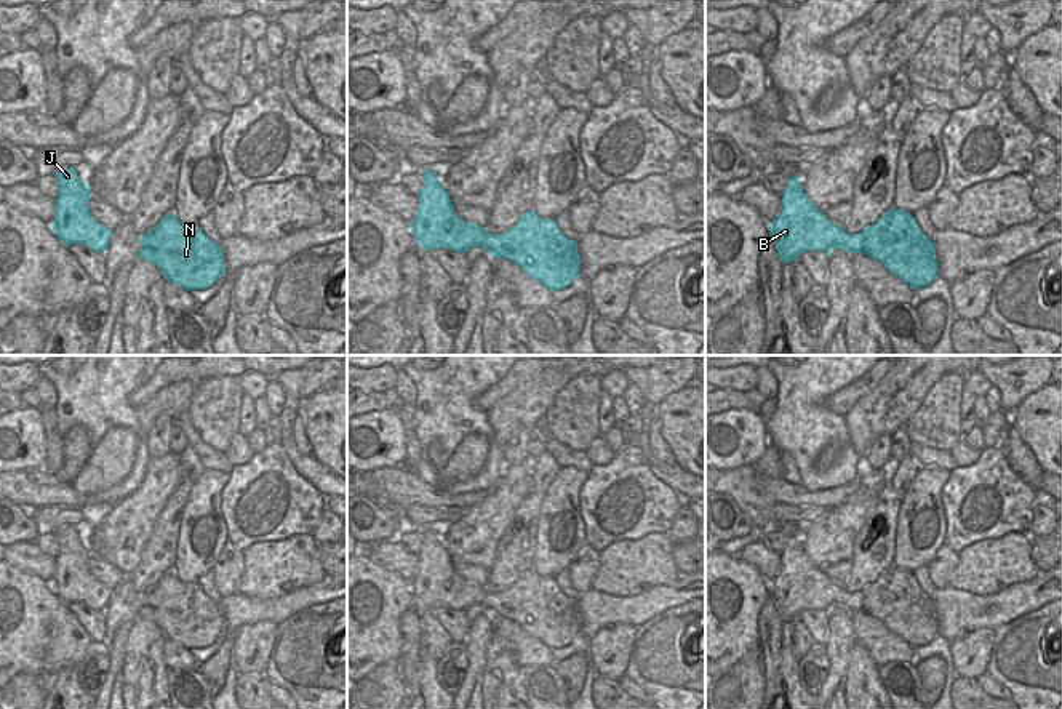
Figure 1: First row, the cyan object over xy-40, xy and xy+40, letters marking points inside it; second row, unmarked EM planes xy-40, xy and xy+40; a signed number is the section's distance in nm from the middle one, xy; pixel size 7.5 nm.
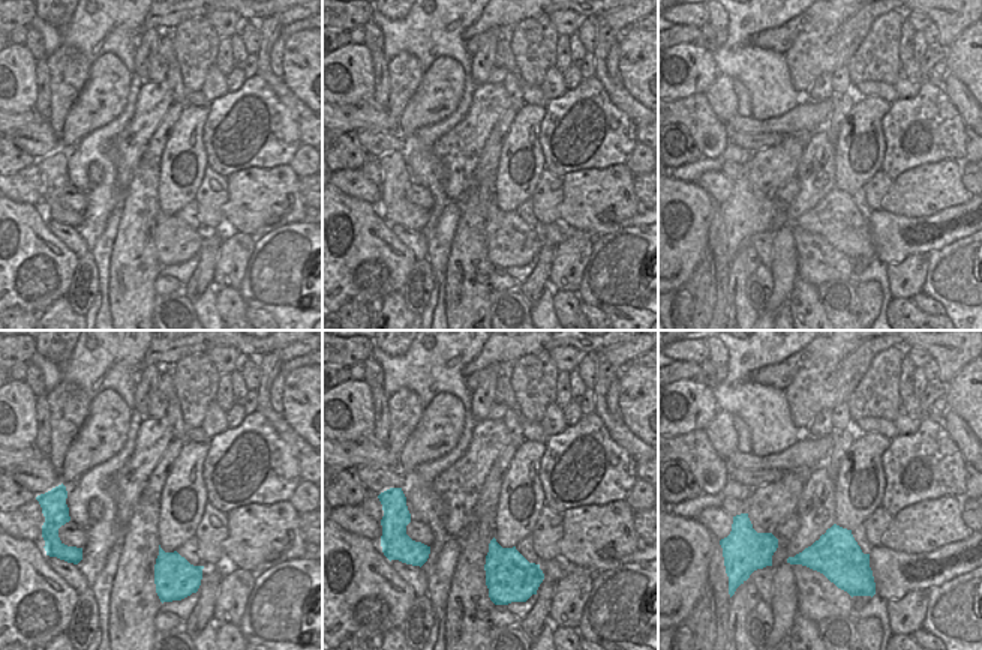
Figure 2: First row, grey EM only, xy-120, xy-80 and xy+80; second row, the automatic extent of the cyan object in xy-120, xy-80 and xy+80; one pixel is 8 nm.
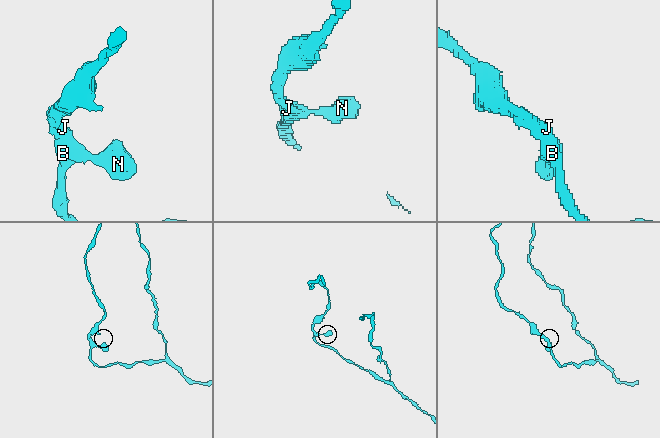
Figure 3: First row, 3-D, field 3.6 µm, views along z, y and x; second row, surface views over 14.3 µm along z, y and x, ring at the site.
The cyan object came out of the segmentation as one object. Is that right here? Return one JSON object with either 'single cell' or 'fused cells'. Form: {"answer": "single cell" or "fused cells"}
{"answer": "single cell"}

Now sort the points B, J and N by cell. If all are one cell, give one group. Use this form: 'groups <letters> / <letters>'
groups B J N

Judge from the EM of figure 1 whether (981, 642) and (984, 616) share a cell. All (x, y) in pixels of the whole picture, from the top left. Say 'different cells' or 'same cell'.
different cells

